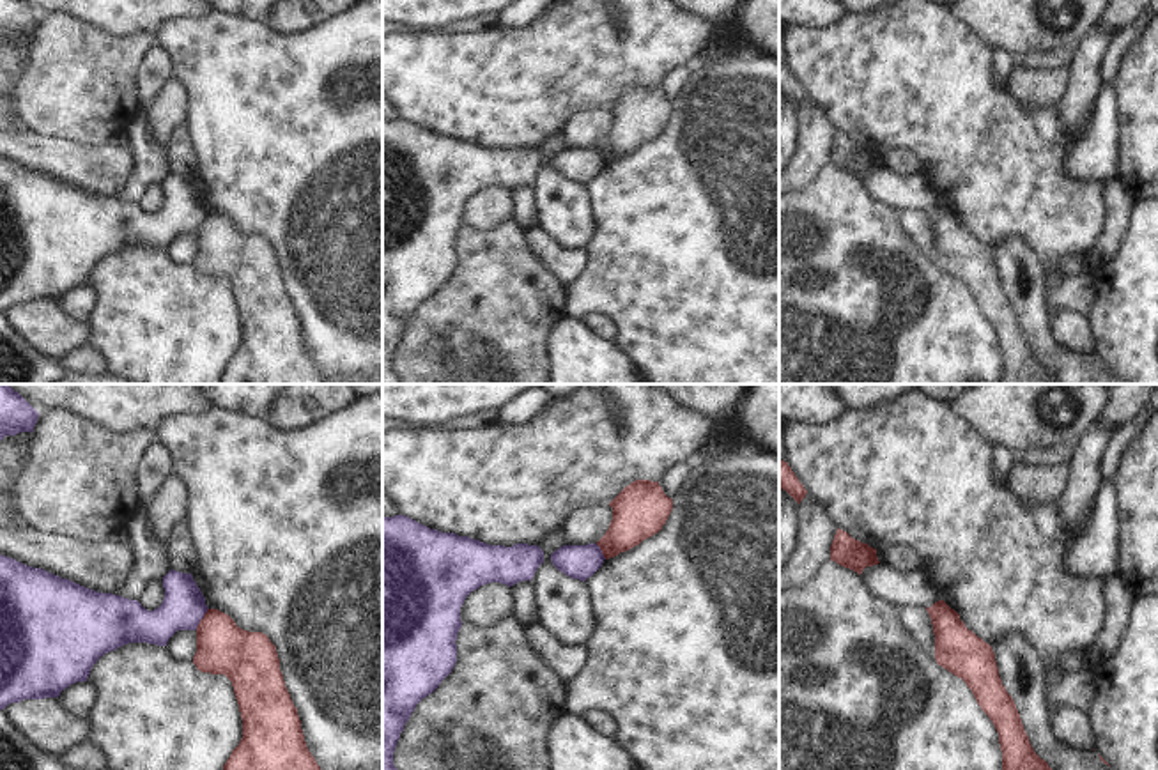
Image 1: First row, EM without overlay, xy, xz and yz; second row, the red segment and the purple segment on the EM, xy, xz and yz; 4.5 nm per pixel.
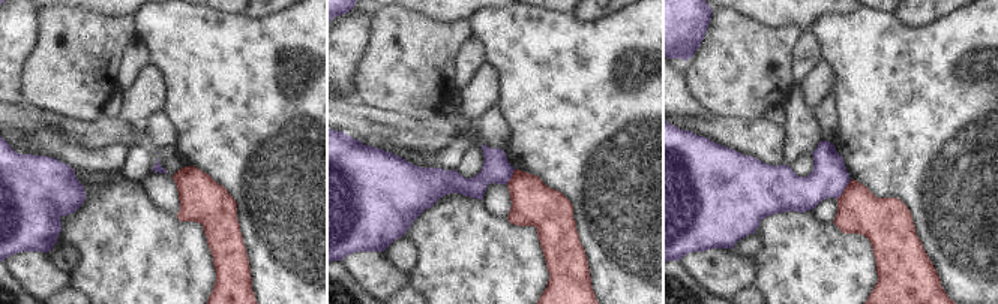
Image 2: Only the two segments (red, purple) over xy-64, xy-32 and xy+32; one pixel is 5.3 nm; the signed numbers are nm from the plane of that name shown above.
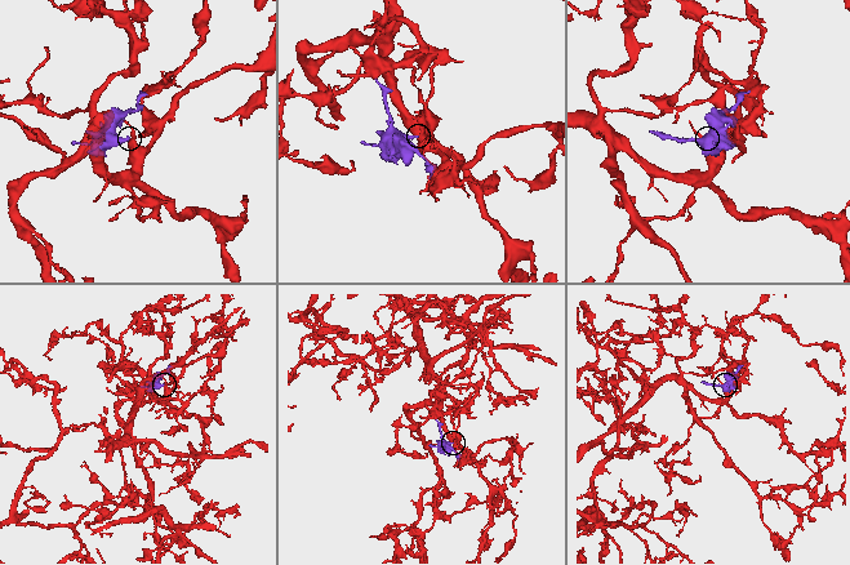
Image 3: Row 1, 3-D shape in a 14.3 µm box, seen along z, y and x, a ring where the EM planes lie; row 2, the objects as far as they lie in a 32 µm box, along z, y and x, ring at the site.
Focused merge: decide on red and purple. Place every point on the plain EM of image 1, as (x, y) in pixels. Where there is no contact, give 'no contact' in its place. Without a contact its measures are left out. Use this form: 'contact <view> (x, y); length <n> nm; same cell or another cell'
contact xy (202, 222); length 120 nm; another cell

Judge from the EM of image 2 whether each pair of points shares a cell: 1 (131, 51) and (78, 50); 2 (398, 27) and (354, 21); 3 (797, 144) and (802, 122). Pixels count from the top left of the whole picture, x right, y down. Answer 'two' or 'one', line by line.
1: two
2: two
3: one

